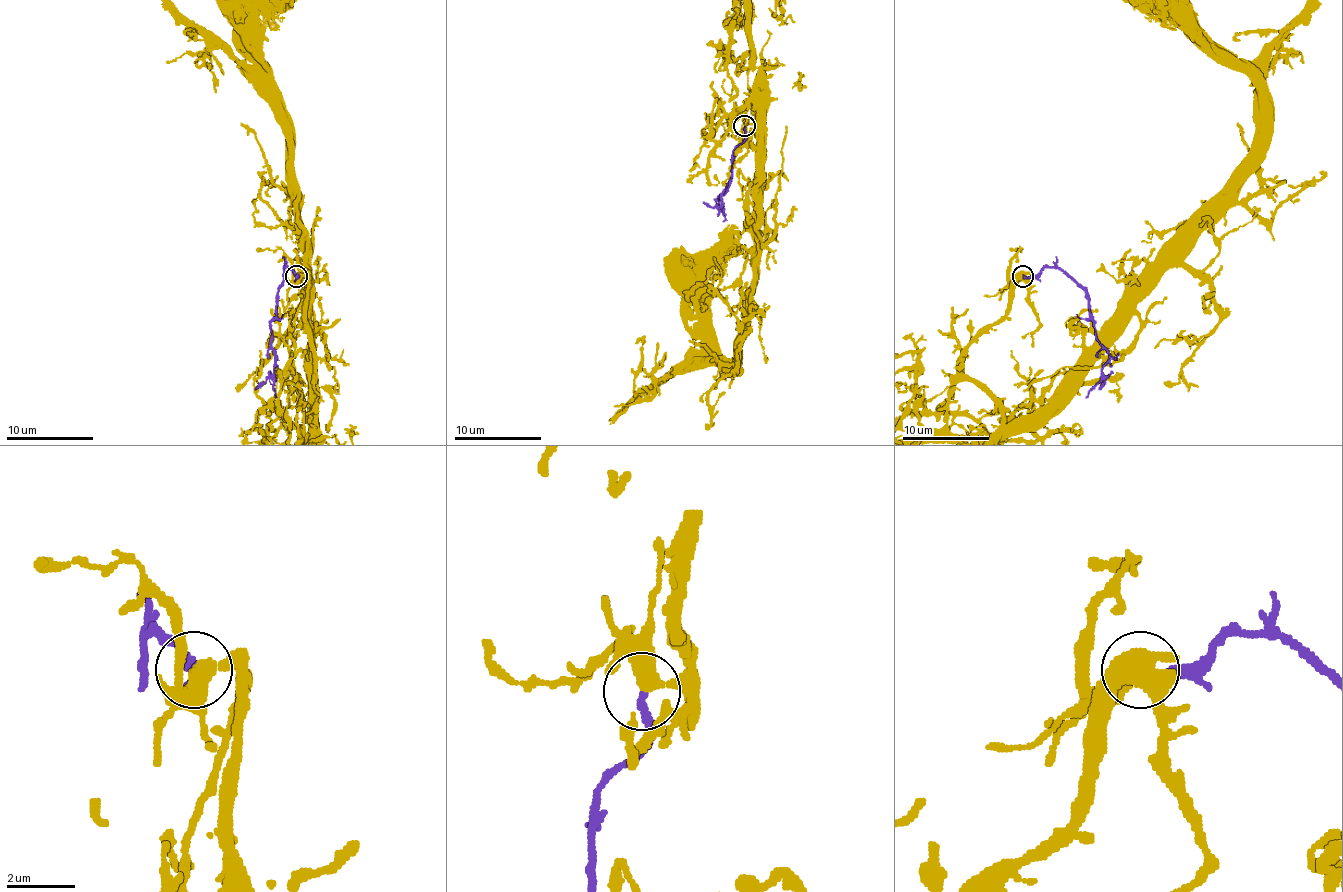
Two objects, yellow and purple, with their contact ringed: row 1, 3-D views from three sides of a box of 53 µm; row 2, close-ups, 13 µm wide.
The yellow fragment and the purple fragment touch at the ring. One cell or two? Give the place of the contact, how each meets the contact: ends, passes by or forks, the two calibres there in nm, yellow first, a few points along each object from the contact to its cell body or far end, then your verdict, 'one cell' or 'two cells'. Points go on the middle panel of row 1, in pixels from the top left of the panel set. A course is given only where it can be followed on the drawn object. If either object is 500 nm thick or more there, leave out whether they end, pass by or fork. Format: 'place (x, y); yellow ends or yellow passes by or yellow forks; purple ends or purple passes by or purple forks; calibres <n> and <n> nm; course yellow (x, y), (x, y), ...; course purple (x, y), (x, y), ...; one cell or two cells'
place (744, 125); yellow passes by; purple ends; calibres 320 and 240 nm; course purple (745, 126), (745, 139), (736, 148), (732, 180), (719, 198), (723, 211), (723, 189); one cell

